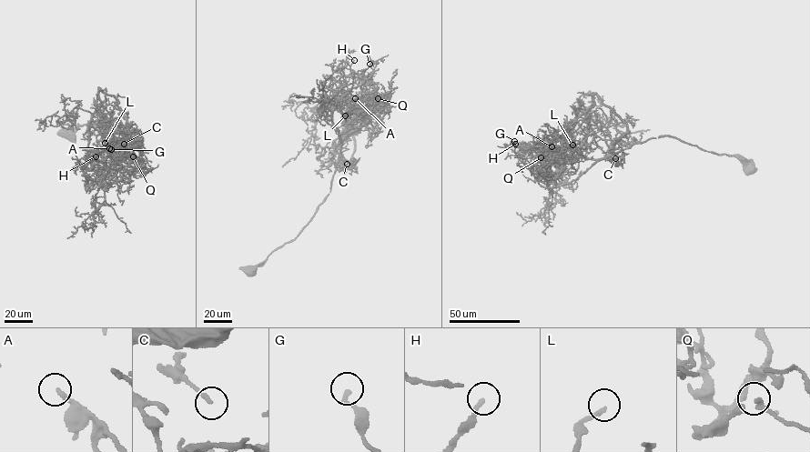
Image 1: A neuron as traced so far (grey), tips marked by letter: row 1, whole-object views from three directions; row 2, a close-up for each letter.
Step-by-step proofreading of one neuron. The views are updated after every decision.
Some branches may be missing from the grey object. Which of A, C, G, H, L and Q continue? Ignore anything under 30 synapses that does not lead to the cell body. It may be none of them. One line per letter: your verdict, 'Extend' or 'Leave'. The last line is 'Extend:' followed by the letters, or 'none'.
A: Leave
C: Leave
G: Leave
H: Leave
L: Leave
Q: Leave
Extend: none

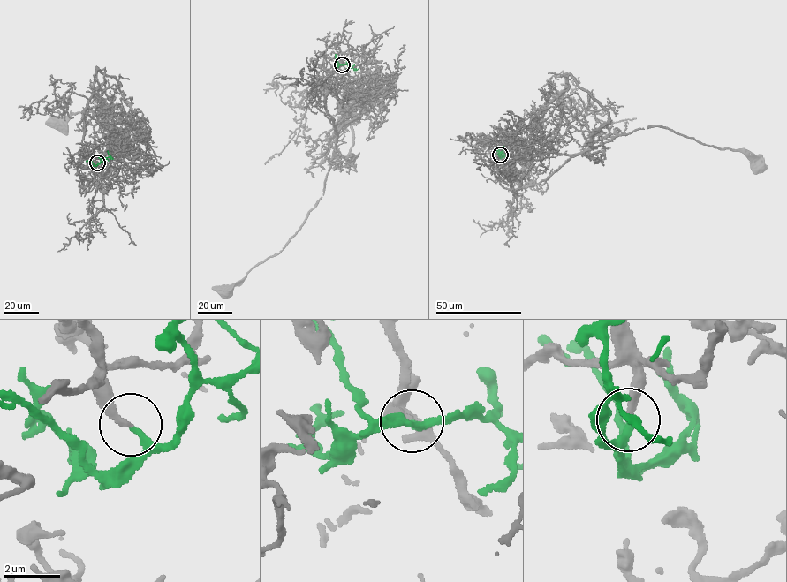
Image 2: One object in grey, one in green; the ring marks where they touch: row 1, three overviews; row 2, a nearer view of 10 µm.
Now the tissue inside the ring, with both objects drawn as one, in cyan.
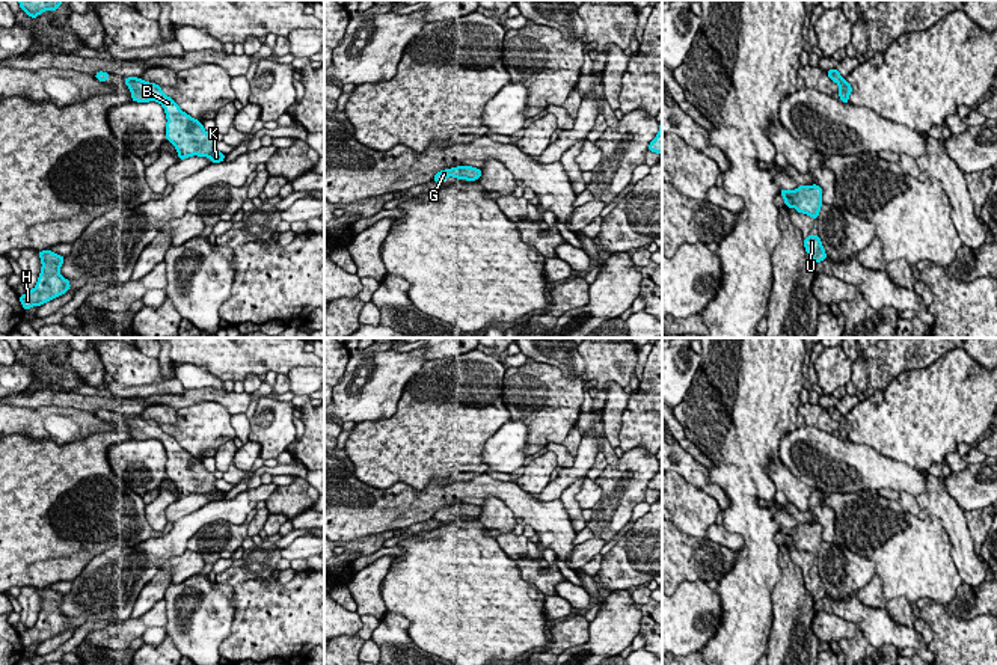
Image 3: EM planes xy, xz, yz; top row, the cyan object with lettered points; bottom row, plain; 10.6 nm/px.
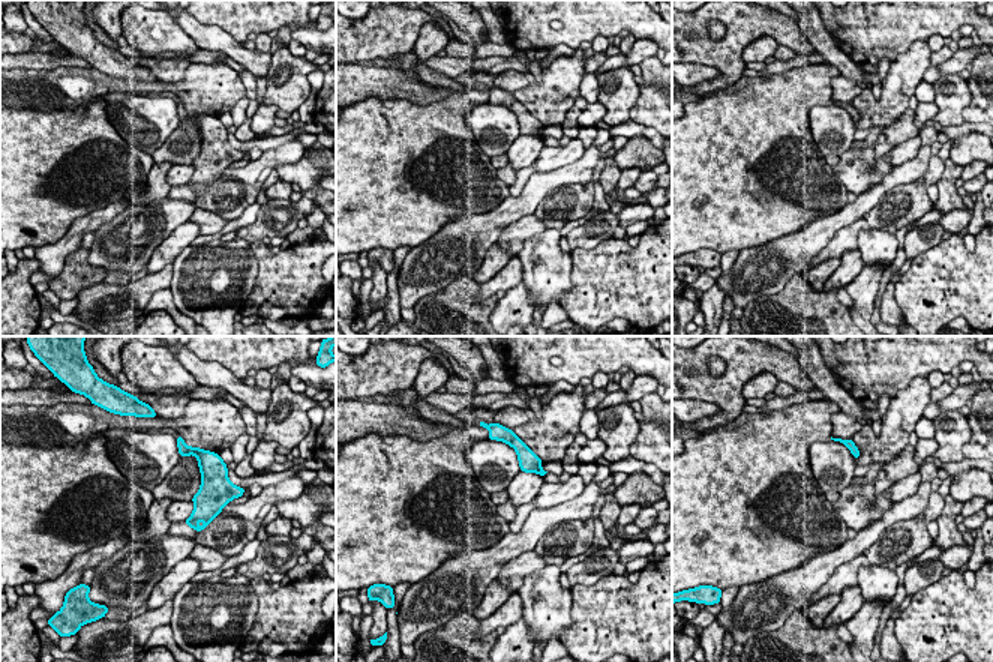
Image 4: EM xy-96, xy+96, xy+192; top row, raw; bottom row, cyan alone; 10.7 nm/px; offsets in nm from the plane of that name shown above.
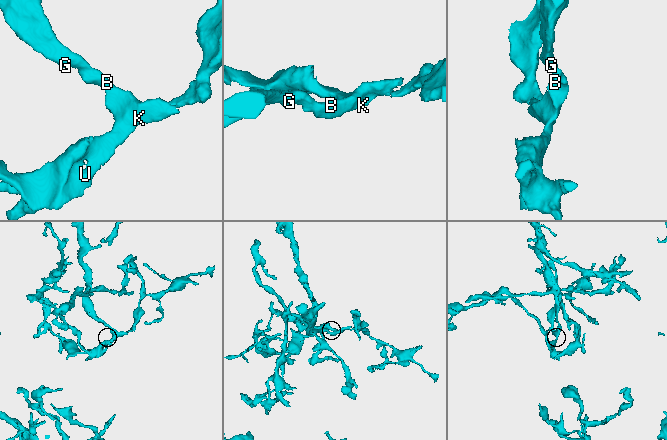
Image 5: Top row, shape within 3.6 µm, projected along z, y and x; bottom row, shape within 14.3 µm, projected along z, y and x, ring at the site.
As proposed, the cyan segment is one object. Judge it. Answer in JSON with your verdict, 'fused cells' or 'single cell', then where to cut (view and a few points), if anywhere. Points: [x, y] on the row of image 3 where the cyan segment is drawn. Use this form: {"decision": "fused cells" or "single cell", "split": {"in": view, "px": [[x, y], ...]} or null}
{"decision": "single cell", "split": null}

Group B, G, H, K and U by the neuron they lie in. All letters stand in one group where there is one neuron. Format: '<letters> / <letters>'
B G H K U

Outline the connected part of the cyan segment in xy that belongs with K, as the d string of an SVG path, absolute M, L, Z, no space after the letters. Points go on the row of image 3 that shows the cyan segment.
M137 77L124 78L124 83L131 90L133 101L157 101L163 106L167 118L166 140L176 148L179 160L192 155L208 157L214 164L225 160L225 154L214 148L214 136L204 130L202 122L184 113L160 86Z

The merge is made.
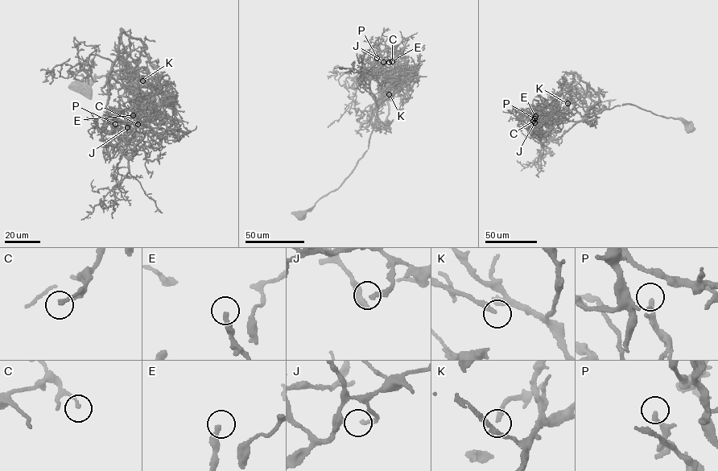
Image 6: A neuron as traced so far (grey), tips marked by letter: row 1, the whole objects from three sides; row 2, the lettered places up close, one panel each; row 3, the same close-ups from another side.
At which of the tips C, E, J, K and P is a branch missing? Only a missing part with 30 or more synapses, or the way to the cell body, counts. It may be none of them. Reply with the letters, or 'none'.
K

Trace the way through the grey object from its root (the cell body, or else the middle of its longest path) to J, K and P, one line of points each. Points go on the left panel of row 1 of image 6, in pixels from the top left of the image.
J: (87, 92), (96, 77), (117, 75), (134, 61), (139, 109), (164, 115), (142, 108), (119, 121), (127, 127)
K: (87, 92), (96, 77), (120, 73), (130, 62), (138, 66), (140, 85), (128, 85), (129, 71), (142, 80)
P: (87, 92), (96, 77), (138, 66), (139, 109), (164, 115), (142, 108), (120, 119), (121, 130), (115, 124)

